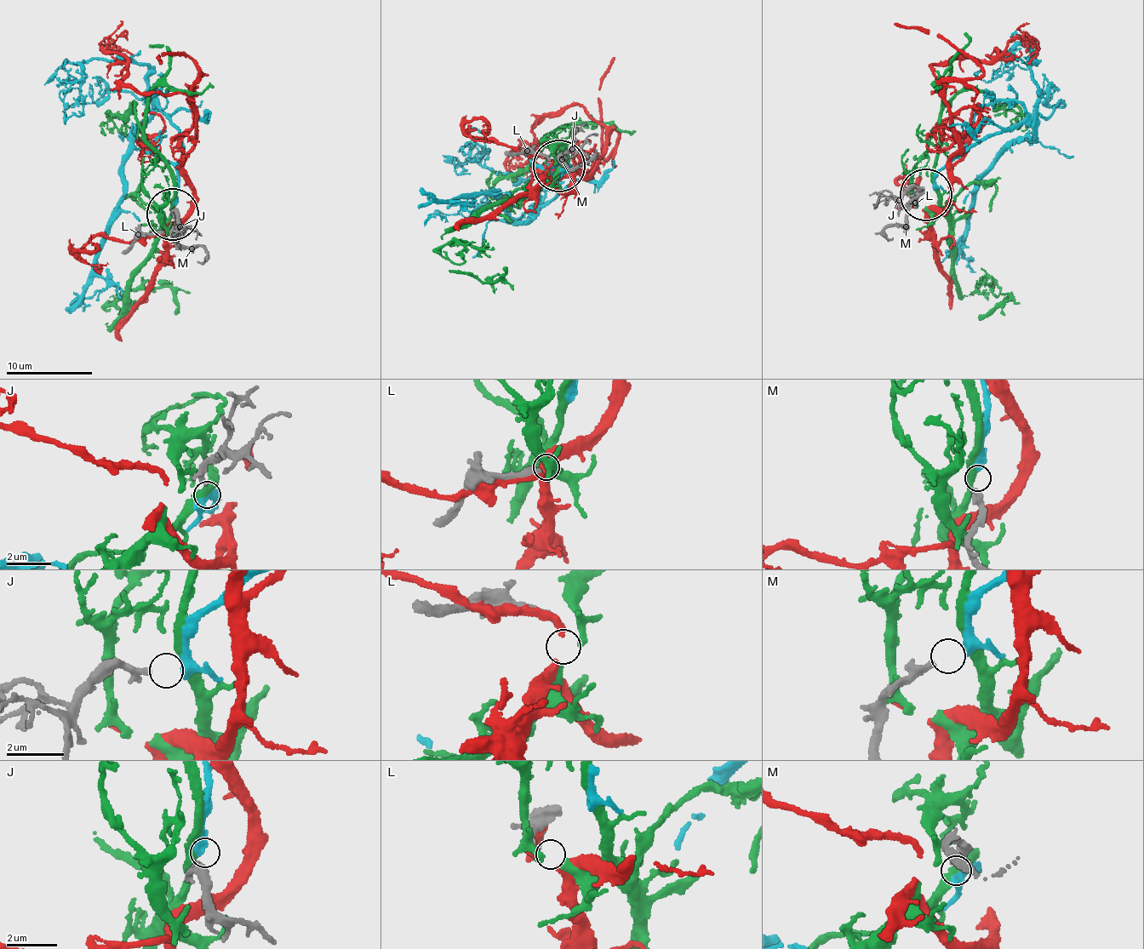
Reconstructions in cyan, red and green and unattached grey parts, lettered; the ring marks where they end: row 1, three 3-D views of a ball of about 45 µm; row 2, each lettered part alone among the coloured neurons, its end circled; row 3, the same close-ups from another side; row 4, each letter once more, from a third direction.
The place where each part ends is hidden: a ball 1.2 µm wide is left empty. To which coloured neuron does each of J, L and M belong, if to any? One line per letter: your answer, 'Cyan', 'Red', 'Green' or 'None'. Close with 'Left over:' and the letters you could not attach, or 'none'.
J: None
L: Green
M: Cyan
Left over: J

